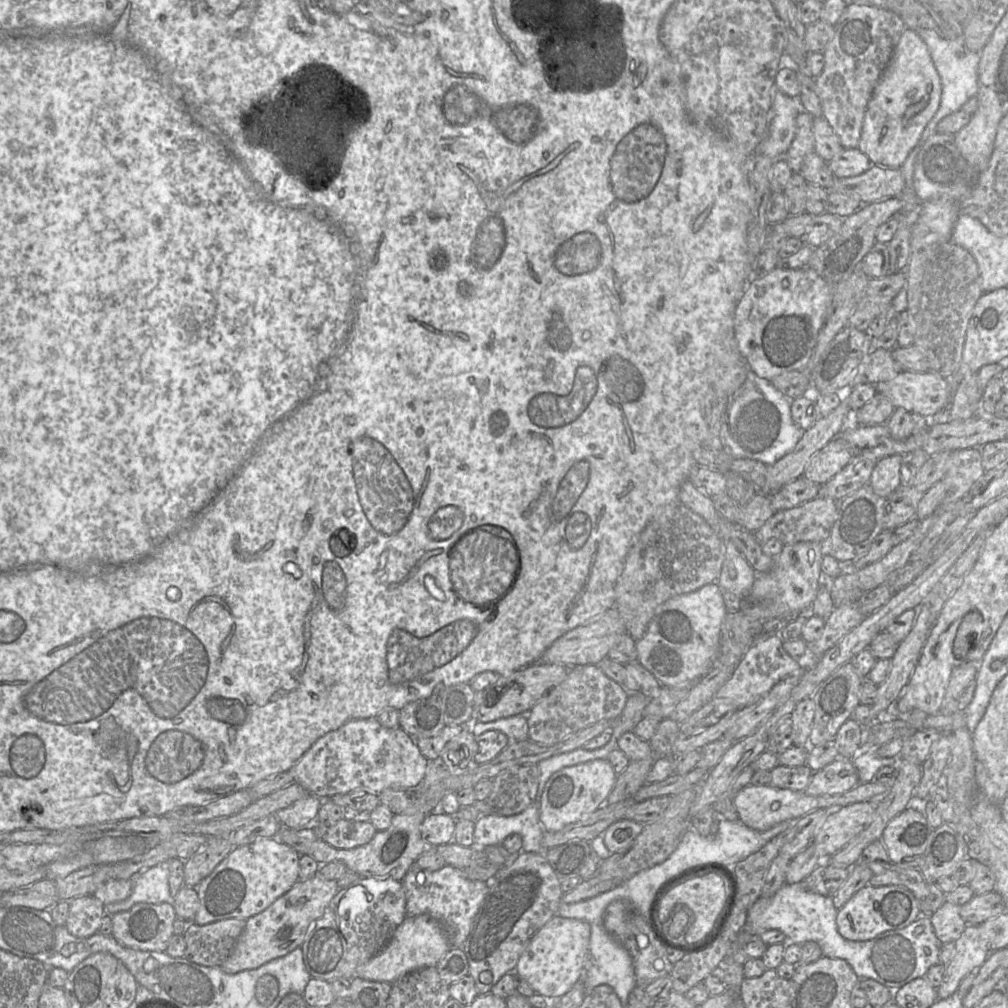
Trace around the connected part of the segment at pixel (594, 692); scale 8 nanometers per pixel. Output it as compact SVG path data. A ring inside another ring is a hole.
M581 665L569 669L566 679L552 688L530 710L528 737L536 744L557 744L601 720L618 720L624 710L629 692L607 677L597 665Z

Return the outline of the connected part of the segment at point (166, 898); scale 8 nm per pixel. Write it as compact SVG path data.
M159 864L140 872L133 878L133 890L123 901L104 905L105 914L114 915L129 910L137 903L172 903L166 864Z

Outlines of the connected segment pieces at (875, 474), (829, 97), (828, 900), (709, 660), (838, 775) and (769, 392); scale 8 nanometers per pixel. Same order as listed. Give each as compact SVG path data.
M895 454L880 458L871 474L868 485L881 497L888 497L902 484L901 466L904 455Z
M853 2L834 25L834 36L823 50L824 68L815 83L823 117L844 148L858 147L868 102L905 28L898 13Z
M801 883L785 884L772 897L760 897L749 909L739 945L767 930L777 929L785 934L788 942L799 945L816 942L823 956L846 960L860 979L876 980L893 992L916 978L925 977L931 966L940 963L943 943L935 935L930 916L919 916L905 928L881 933L872 940L851 941L838 931L837 911L833 897L809 892Z
M716 582L667 600L656 608L645 635L636 641L638 662L664 687L677 688L693 685L716 664L721 627L727 613L723 596Z
M838 757L823 769L813 772L804 792L811 796L832 796L845 793L859 783L852 759Z
M749 371L746 381L734 393L720 428L723 450L735 458L758 460L773 465L791 452L805 430L792 419L791 402L770 381Z

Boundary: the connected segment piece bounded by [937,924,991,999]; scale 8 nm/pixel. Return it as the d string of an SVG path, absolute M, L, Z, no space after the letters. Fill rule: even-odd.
M966 924L961 936L956 940L956 954L946 966L942 983L937 988L939 999L946 999L959 988L961 980L976 971L986 961L991 951L981 926Z

